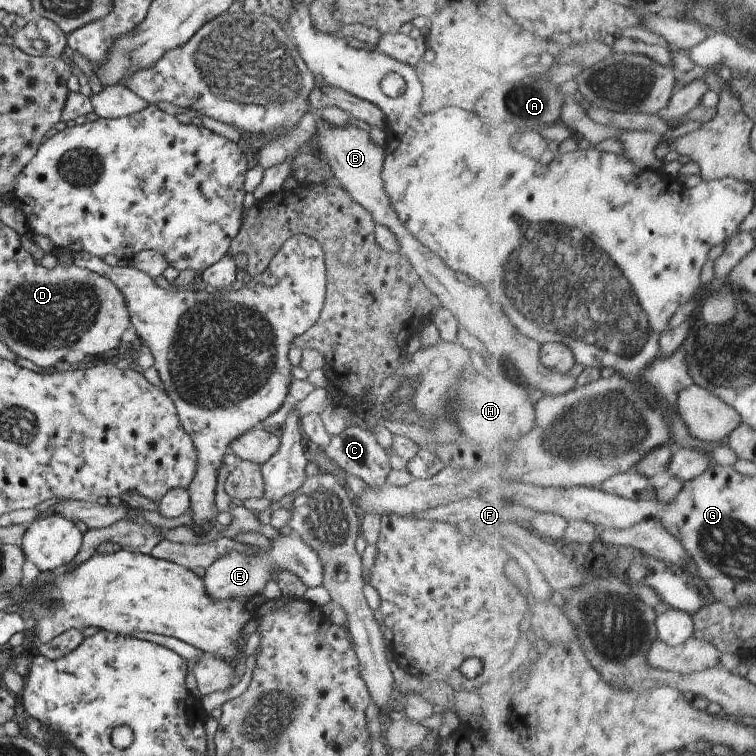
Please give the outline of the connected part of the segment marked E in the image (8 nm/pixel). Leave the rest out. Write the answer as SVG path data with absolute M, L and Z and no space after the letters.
M292 532L289 535L279 534L277 539L271 541L269 550L256 548L254 554L249 550L247 553L230 553L217 558L205 569L202 577L203 591L211 601L259 599L259 594L268 579L273 580L273 575L280 570L295 574L306 588L314 588L322 582L323 568L317 554Z

